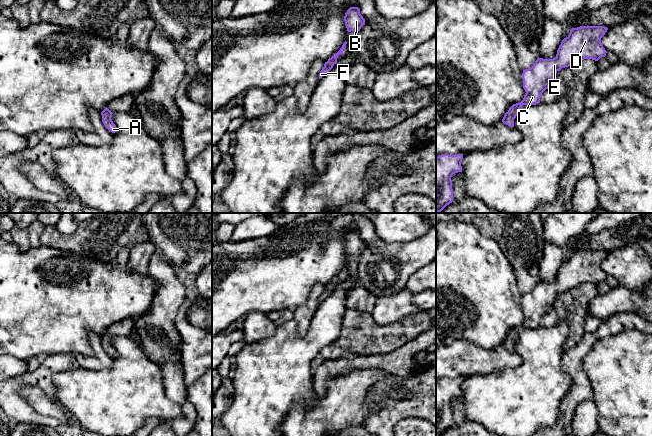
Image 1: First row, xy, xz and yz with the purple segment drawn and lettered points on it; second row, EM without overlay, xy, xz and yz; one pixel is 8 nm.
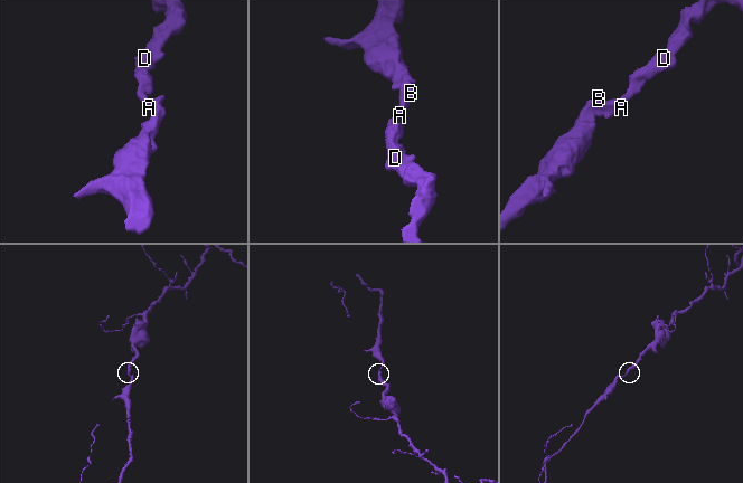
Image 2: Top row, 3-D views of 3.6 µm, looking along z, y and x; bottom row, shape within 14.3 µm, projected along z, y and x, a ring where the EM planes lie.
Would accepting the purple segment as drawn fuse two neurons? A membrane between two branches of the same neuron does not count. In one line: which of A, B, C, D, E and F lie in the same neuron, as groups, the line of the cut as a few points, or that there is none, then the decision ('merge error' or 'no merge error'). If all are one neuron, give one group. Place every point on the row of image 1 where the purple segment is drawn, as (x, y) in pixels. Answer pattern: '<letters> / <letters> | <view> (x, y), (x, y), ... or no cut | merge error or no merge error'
A B C D E F | no cut | no merge error

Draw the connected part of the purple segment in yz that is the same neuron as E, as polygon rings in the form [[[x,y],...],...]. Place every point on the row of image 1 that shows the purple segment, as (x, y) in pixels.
[[[580,26],[572,28],[564,38],[553,59],[537,58],[531,68],[523,70],[523,88],[526,93],[520,103],[513,104],[505,113],[502,122],[514,126],[514,119],[523,105],[540,103],[542,93],[549,88],[555,74],[562,68],[572,66],[584,59],[598,61],[607,51],[601,38],[608,28],[605,26]]]

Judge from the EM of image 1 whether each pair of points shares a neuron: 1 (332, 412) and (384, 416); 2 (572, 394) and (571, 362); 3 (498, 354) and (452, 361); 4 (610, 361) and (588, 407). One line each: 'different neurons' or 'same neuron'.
1: different neurons
2: same neuron
3: same neuron
4: different neurons

